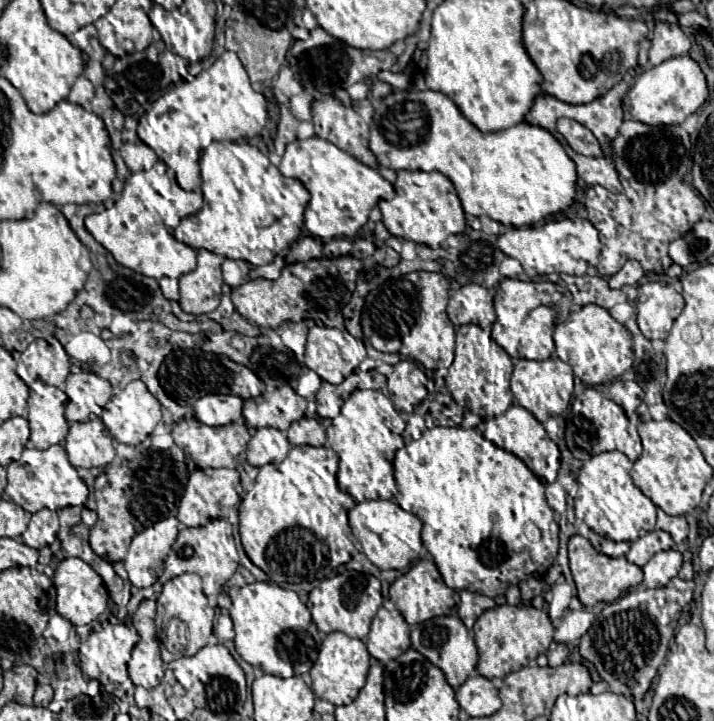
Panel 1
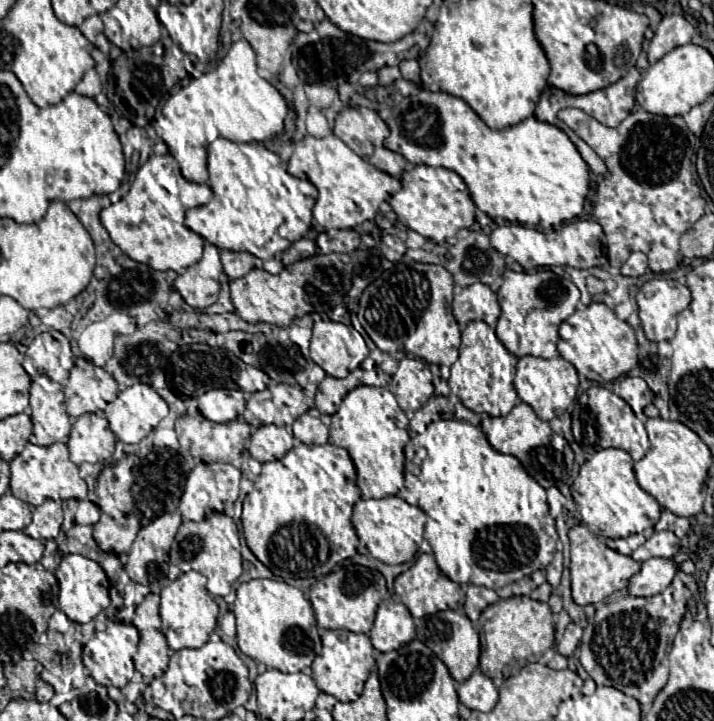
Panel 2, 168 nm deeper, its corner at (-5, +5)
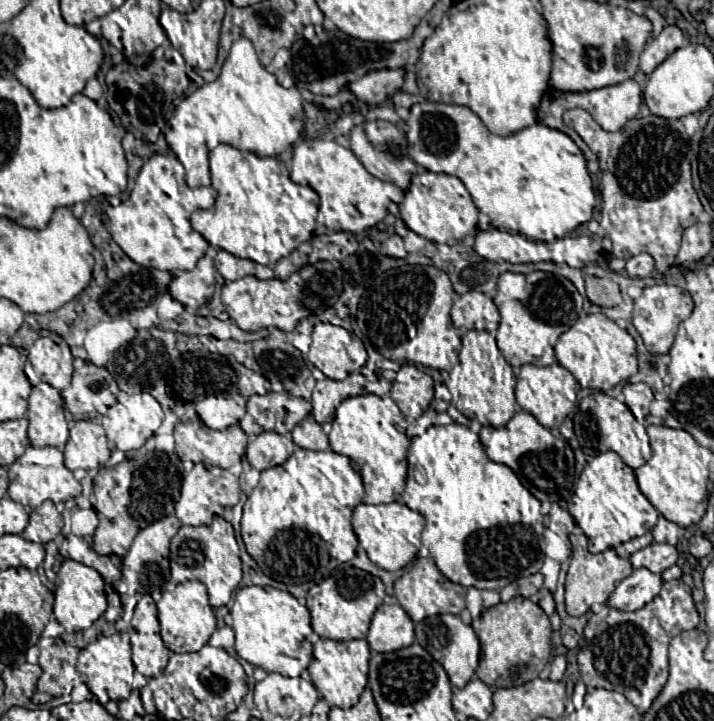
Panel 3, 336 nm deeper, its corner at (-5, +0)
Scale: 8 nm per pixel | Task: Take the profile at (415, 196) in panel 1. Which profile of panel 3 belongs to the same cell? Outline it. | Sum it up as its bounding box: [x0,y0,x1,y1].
[400,171,478,243]

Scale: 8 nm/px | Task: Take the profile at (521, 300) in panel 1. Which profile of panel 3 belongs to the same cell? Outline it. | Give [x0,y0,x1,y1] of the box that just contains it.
[494,271,582,369]

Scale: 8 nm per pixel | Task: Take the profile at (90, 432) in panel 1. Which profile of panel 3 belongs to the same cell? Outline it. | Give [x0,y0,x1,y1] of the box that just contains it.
[64,421,110,469]

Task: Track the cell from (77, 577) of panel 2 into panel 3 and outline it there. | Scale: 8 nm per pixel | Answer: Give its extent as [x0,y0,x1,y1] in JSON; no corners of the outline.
[54,559,106,633]

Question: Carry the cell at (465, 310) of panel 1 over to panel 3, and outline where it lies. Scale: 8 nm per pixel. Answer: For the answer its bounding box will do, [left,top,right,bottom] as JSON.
[450,291,500,334]

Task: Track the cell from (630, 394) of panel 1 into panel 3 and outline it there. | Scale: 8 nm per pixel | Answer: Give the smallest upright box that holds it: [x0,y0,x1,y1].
[624,383,654,423]

